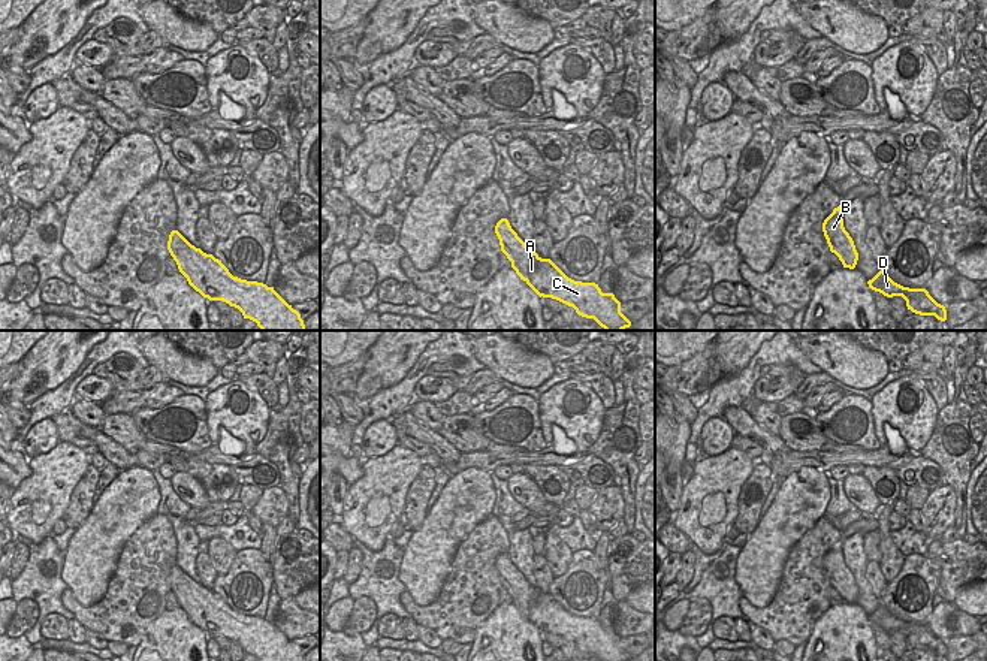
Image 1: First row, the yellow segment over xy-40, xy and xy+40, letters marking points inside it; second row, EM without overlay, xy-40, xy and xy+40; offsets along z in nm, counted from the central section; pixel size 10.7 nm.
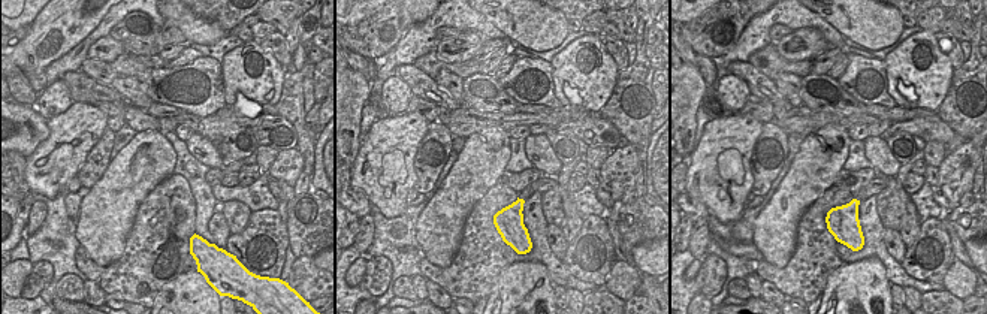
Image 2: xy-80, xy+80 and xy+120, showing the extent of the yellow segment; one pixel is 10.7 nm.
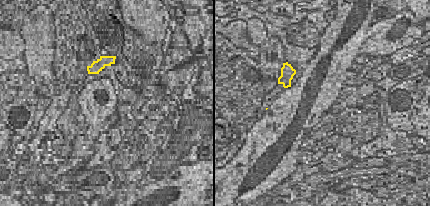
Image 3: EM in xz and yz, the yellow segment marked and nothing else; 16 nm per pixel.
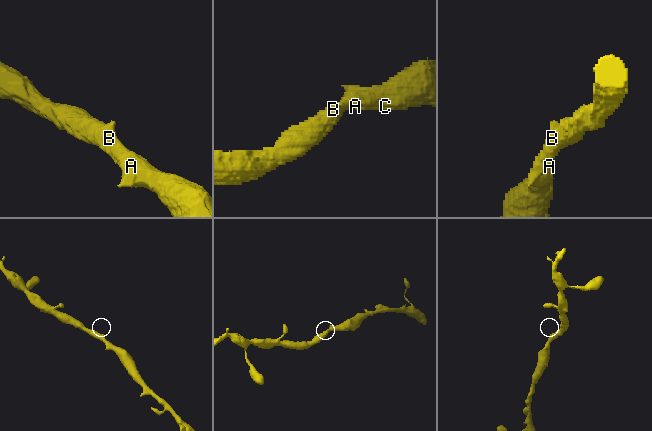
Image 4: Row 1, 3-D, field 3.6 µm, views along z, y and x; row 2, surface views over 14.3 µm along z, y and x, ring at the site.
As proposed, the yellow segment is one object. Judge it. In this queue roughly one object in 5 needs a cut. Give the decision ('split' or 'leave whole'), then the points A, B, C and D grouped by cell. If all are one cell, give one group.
leave whole; groups A B C D

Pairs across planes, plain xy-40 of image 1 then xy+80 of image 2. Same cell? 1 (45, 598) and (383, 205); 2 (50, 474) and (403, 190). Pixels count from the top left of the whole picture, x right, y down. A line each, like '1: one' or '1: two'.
1: two
2: one

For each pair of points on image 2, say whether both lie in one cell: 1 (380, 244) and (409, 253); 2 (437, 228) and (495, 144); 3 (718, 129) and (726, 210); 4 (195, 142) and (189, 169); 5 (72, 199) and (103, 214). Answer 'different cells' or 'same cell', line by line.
1: same cell
2: same cell
3: same cell
4: different cells
5: different cells

